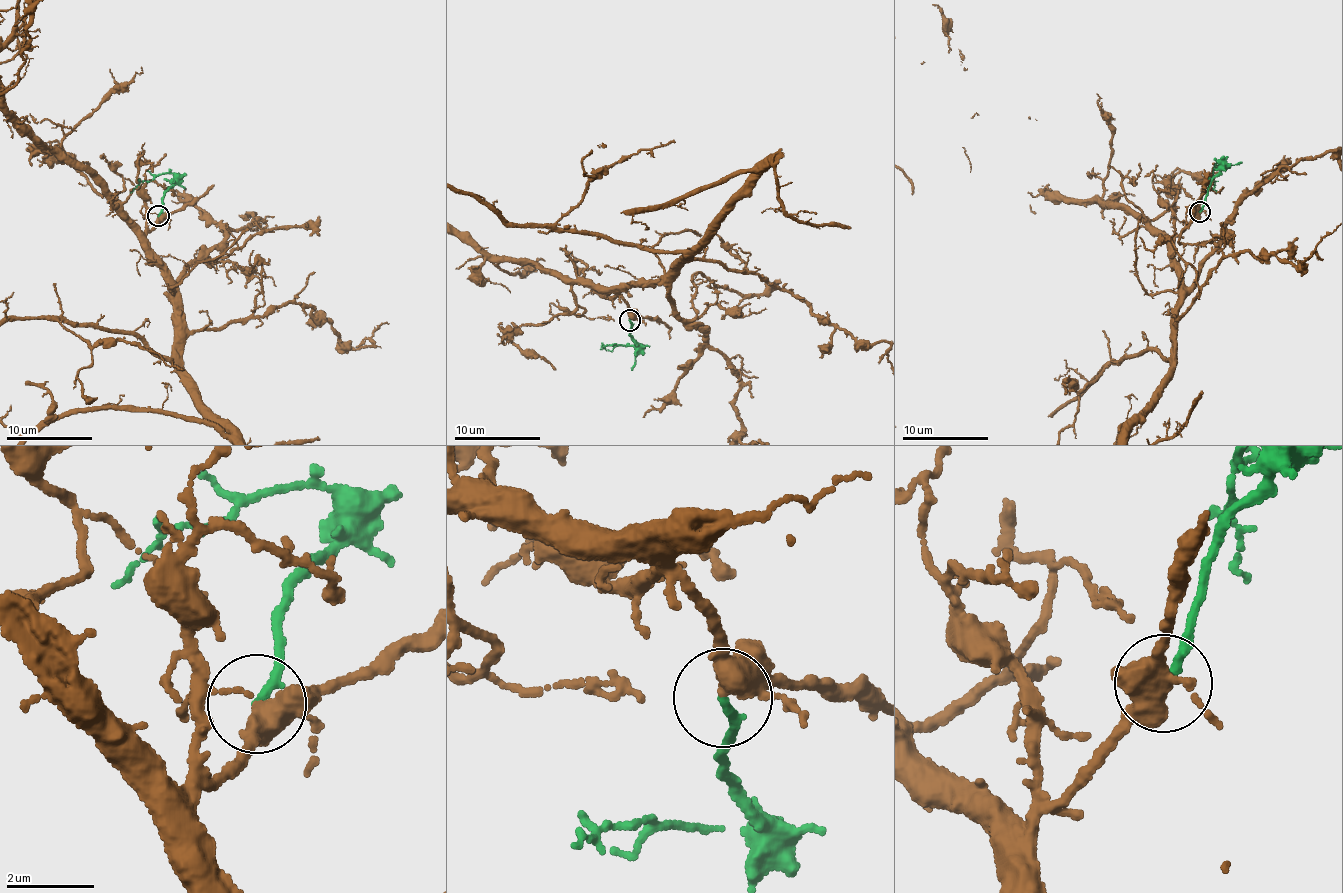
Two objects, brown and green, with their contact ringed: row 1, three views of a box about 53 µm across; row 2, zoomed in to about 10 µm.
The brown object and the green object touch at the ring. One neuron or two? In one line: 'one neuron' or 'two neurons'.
one neuron

